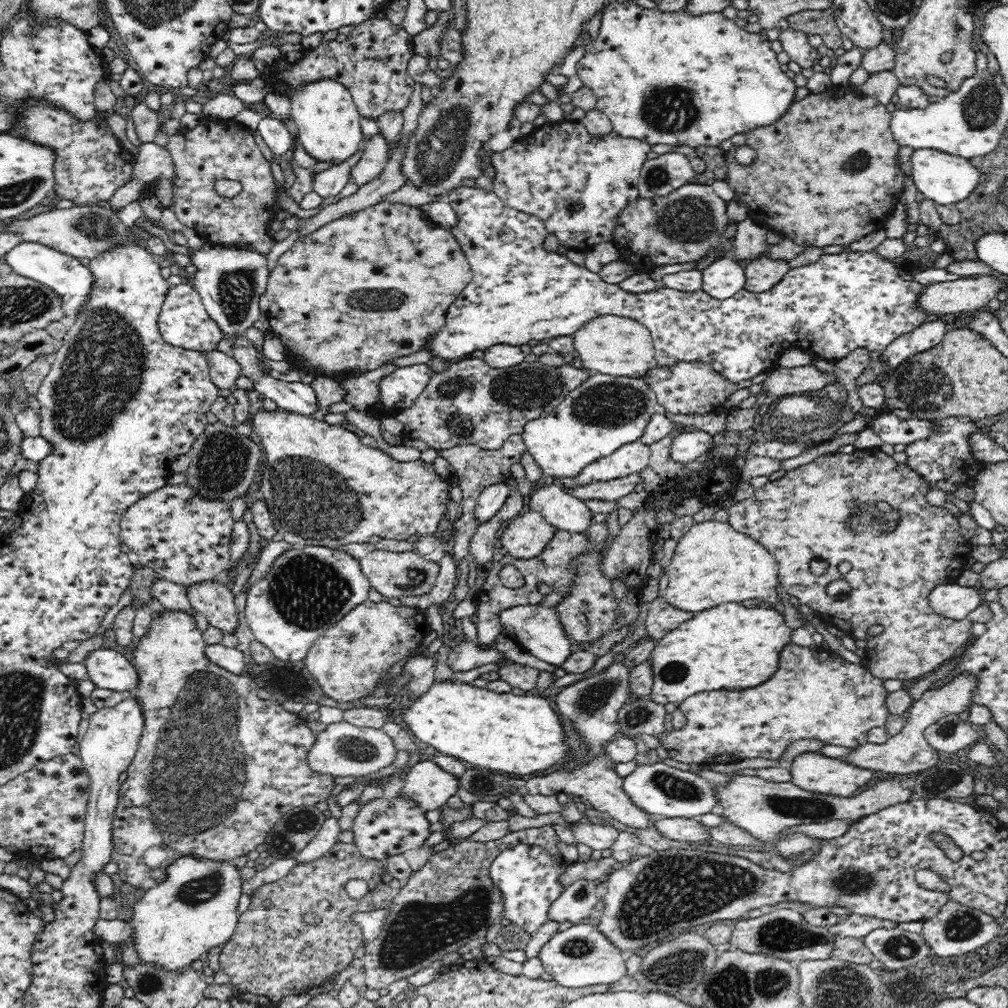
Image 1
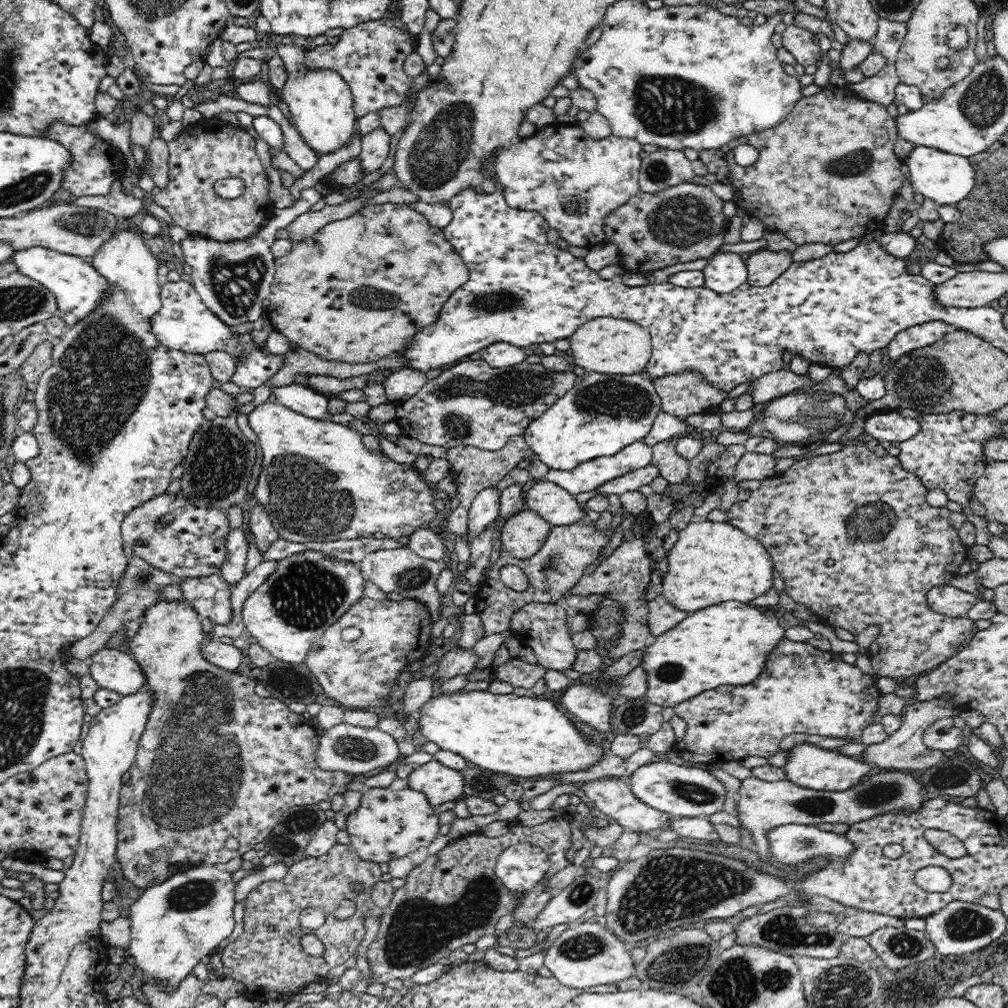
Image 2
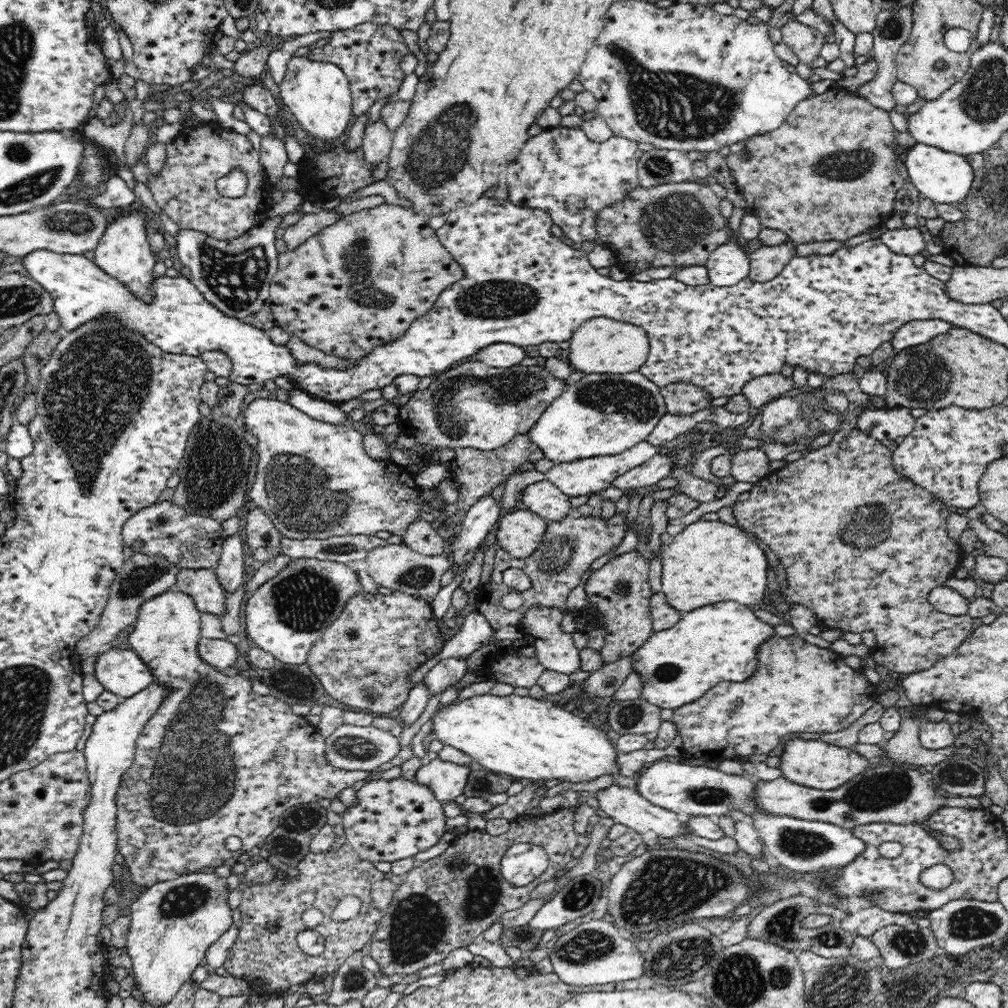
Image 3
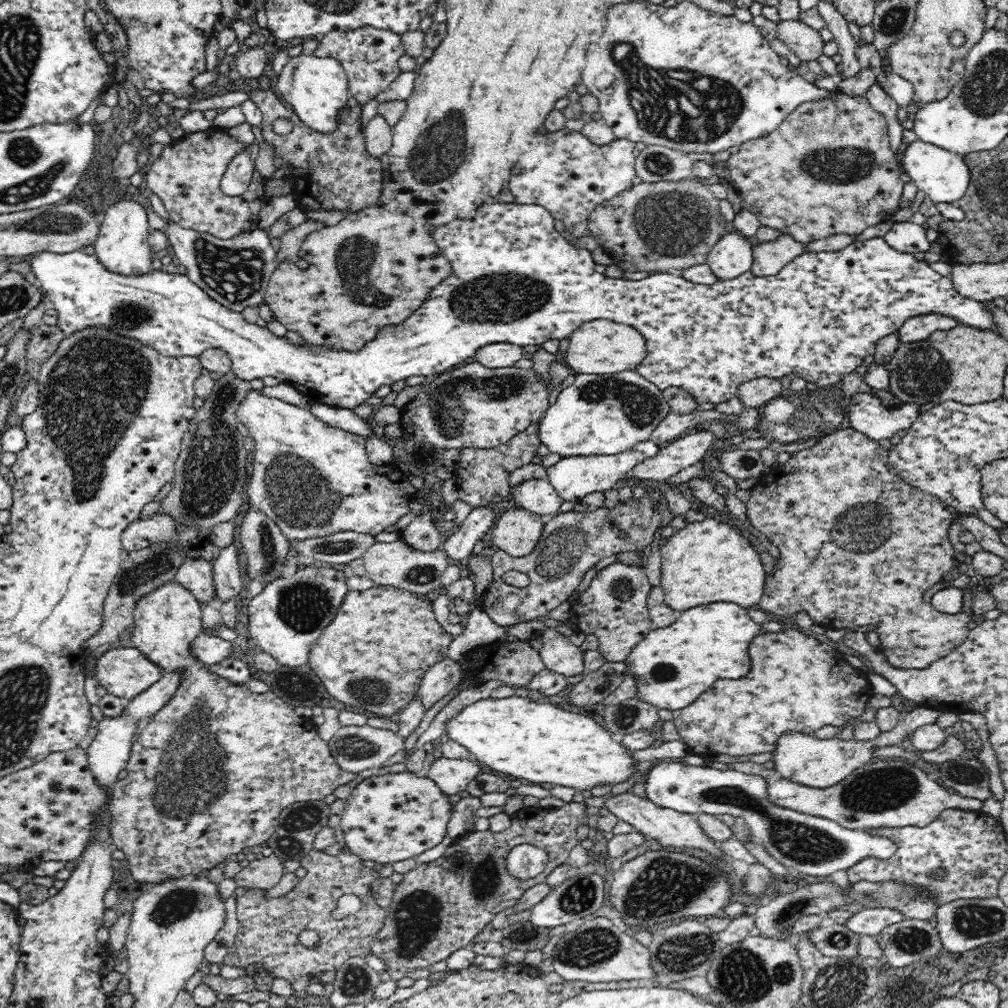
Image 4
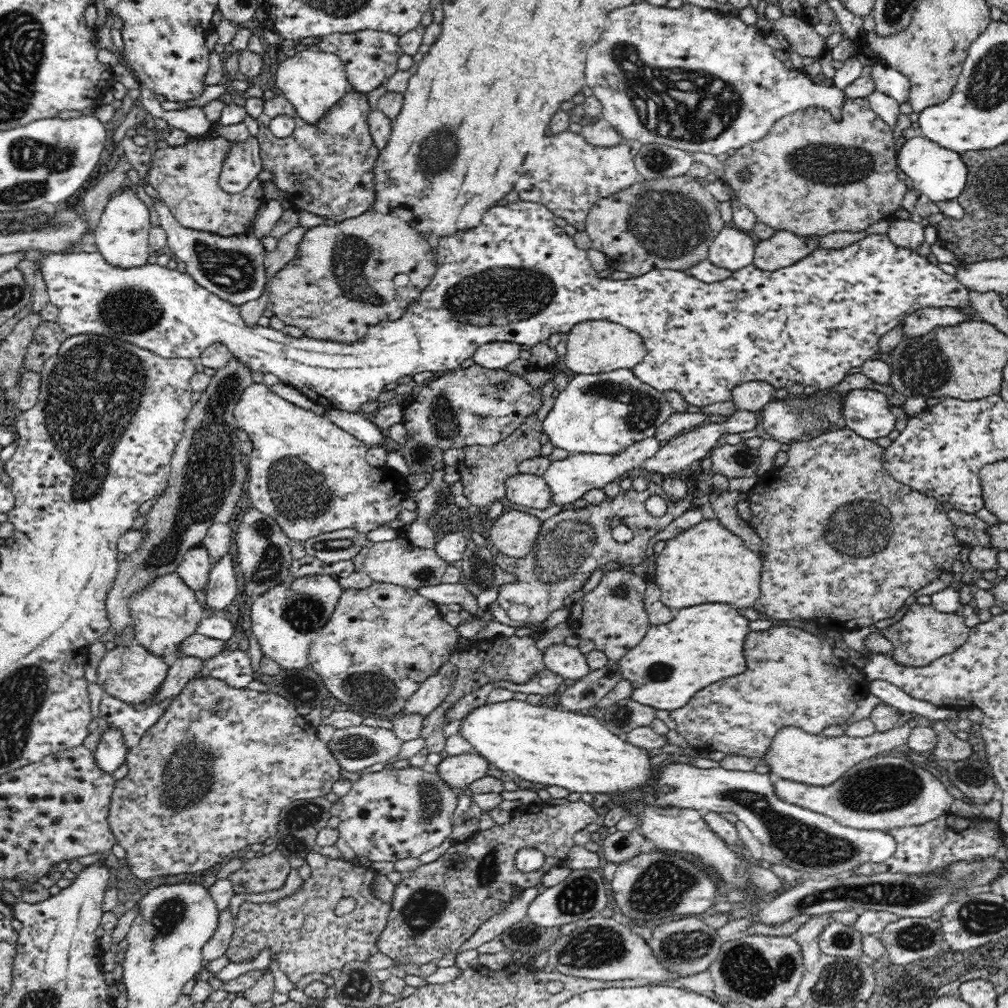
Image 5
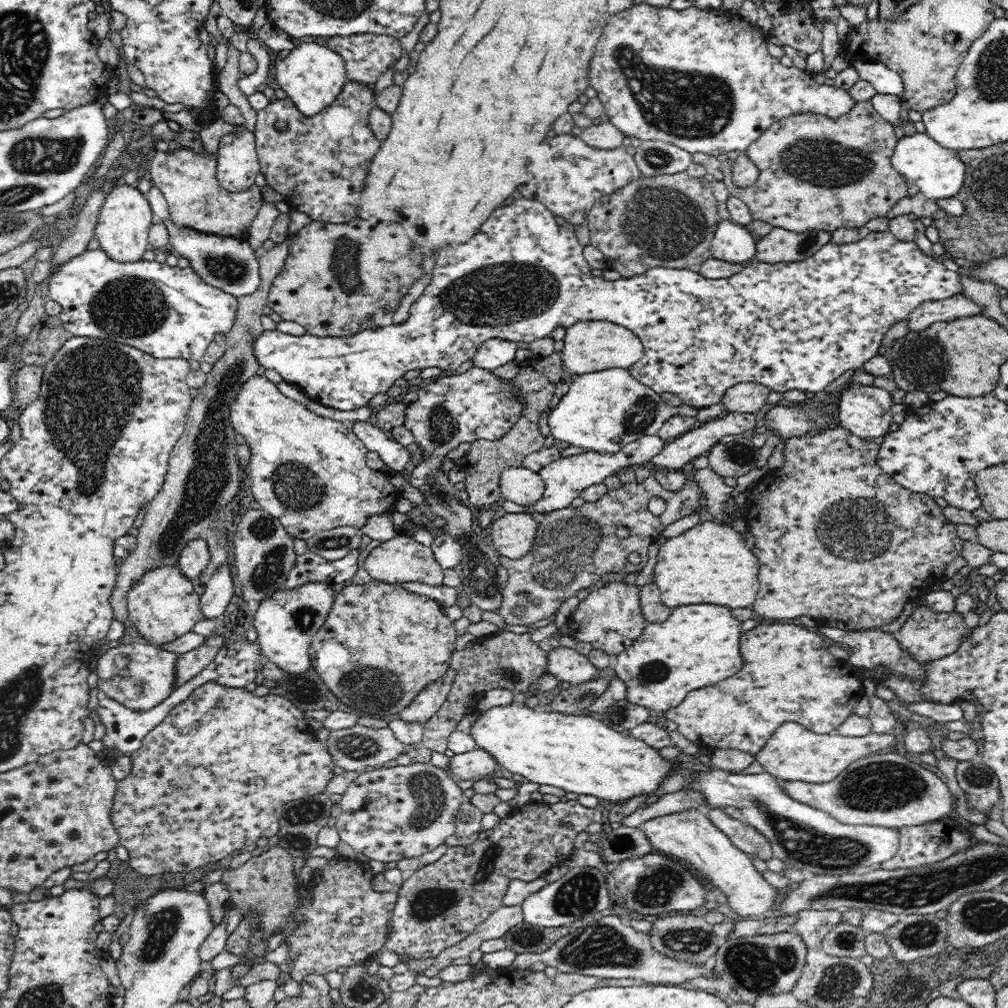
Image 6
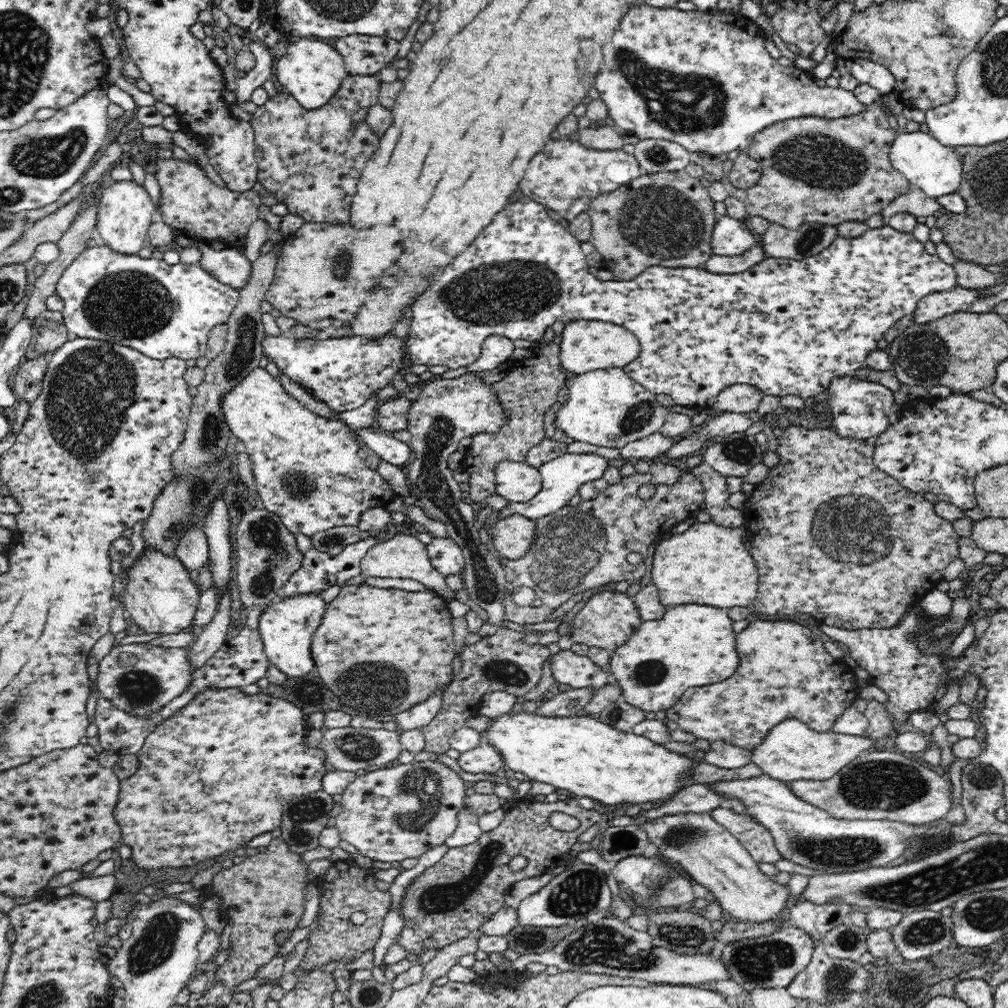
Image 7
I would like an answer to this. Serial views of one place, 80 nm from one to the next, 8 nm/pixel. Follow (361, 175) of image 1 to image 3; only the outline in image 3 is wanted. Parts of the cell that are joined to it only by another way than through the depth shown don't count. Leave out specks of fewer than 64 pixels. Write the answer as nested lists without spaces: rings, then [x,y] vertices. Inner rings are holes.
[[[374,122],[366,127],[361,149],[364,151],[364,158],[370,161],[375,167],[380,162],[387,160],[394,134],[386,127],[384,122]]]

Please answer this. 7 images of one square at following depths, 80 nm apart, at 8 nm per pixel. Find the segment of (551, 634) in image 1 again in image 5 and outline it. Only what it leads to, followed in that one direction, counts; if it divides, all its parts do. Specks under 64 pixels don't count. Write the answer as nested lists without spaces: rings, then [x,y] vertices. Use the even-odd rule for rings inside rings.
[[[565,642],[550,645],[543,652],[543,661],[548,670],[575,681],[584,678],[591,671],[585,654],[578,647],[572,647]]]

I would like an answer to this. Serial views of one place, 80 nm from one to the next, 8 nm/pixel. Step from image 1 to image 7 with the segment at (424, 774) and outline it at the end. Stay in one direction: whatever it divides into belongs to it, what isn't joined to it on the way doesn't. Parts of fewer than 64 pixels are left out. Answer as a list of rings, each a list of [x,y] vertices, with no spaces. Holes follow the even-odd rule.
[[[482,744],[473,750],[460,753],[457,763],[464,772],[470,774],[494,774],[505,766],[496,748],[489,744]]]

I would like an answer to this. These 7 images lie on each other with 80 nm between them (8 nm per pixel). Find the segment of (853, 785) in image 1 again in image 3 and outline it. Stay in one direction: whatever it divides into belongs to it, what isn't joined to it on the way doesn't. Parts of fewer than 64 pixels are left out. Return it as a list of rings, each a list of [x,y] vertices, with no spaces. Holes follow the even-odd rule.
[[[794,738],[784,746],[779,769],[784,777],[802,786],[818,790],[836,790],[839,786],[859,776],[869,767],[868,759],[856,754],[851,748],[839,748],[820,740]]]

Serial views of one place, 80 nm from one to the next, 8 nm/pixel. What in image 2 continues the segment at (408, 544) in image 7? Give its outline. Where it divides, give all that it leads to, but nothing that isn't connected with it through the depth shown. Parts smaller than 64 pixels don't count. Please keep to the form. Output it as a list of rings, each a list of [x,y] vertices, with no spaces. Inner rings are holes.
[[[409,547],[396,548],[396,550],[382,550],[368,553],[361,560],[361,571],[366,579],[370,579],[380,590],[387,594],[398,592],[407,599],[419,600],[426,606],[428,613],[431,615],[432,622],[435,623],[441,618],[441,596],[436,591],[437,578],[446,568],[442,559],[430,560],[422,558]]]

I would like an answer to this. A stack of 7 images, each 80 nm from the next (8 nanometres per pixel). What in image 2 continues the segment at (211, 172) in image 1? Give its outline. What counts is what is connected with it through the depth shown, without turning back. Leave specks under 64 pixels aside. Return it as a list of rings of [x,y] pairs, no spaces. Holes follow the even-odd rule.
[[[211,118],[206,119],[193,127],[184,127],[182,132],[180,132],[180,136],[175,140],[167,142],[169,148],[169,159],[168,159],[168,166],[169,166],[169,181],[168,184],[165,186],[165,189],[162,190],[158,187],[155,187],[151,192],[153,202],[165,208],[171,215],[176,225],[181,226],[184,230],[187,230],[188,233],[198,234],[199,236],[208,237],[212,240],[217,240],[218,242],[232,242],[242,239],[249,239],[252,237],[257,237],[258,231],[262,228],[262,225],[266,220],[268,220],[273,215],[274,205],[270,203],[270,199],[268,198],[268,185],[270,181],[268,179],[268,175],[264,171],[264,166],[256,153],[256,143],[255,140],[250,136],[246,130],[243,128],[230,126],[228,123],[224,122],[220,118]],[[227,178],[240,178],[244,181],[244,192],[242,196],[238,198],[229,199],[220,196],[214,188],[215,182],[220,179],[227,179]]]

